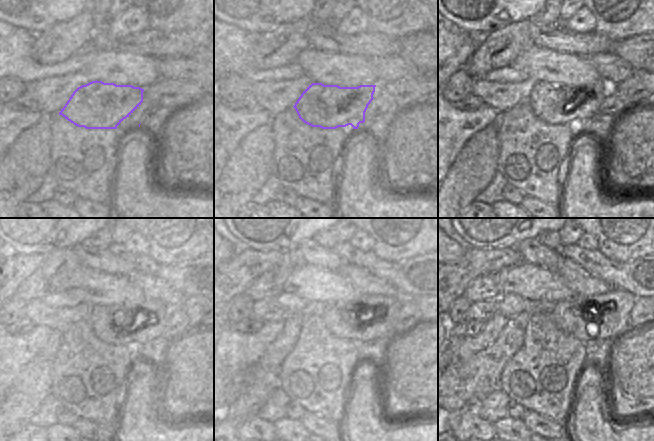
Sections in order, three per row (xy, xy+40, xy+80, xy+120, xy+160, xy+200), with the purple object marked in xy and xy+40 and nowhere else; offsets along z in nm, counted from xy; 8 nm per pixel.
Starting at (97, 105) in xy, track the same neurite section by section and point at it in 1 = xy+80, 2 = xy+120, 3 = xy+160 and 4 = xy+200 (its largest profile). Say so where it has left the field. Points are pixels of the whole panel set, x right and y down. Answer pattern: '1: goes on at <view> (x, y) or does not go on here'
1: goes on at xy+80 (554, 104)
2: goes on at xy+120 (113, 325)
3: goes on at xy+160 (357, 325)
4: goes on at xy+200 (581, 323)

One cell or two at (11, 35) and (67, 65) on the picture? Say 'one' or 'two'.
one

